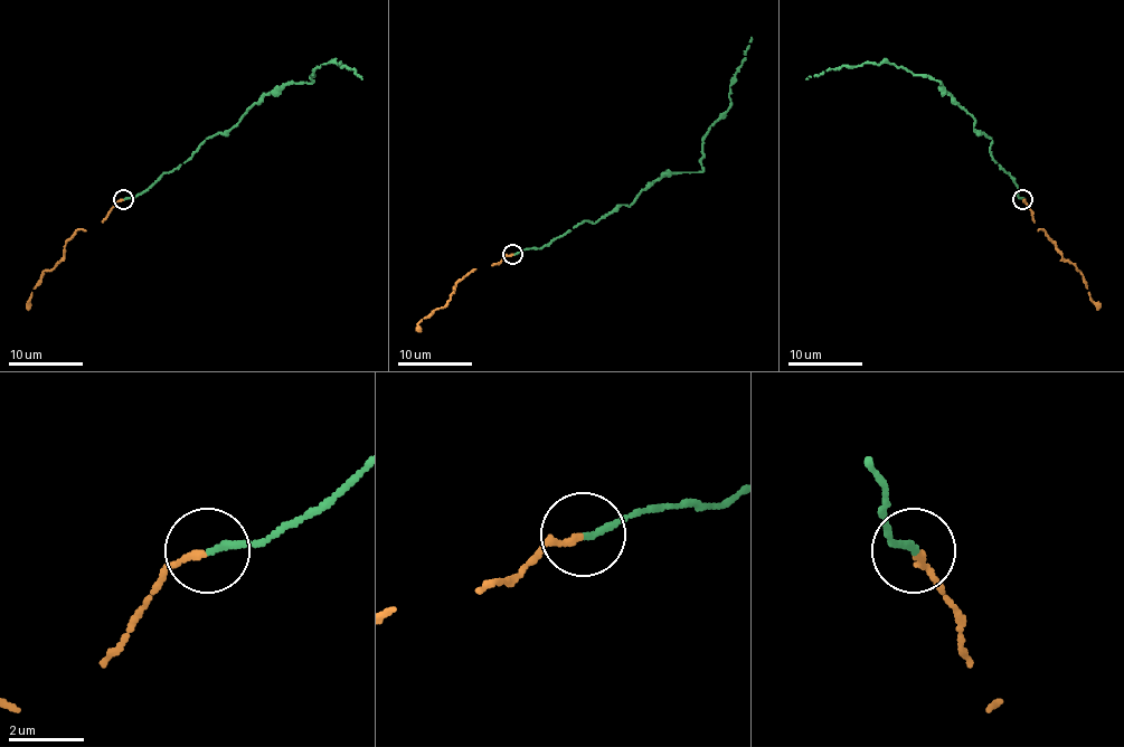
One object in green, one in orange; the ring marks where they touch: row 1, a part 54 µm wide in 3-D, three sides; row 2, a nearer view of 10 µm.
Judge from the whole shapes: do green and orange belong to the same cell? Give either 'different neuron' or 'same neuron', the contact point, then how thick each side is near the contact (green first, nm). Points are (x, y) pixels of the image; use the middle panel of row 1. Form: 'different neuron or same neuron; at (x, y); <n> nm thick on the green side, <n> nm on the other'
same neuron; at (512, 254); 170 nm thick on the green side, 170 nm on the other

